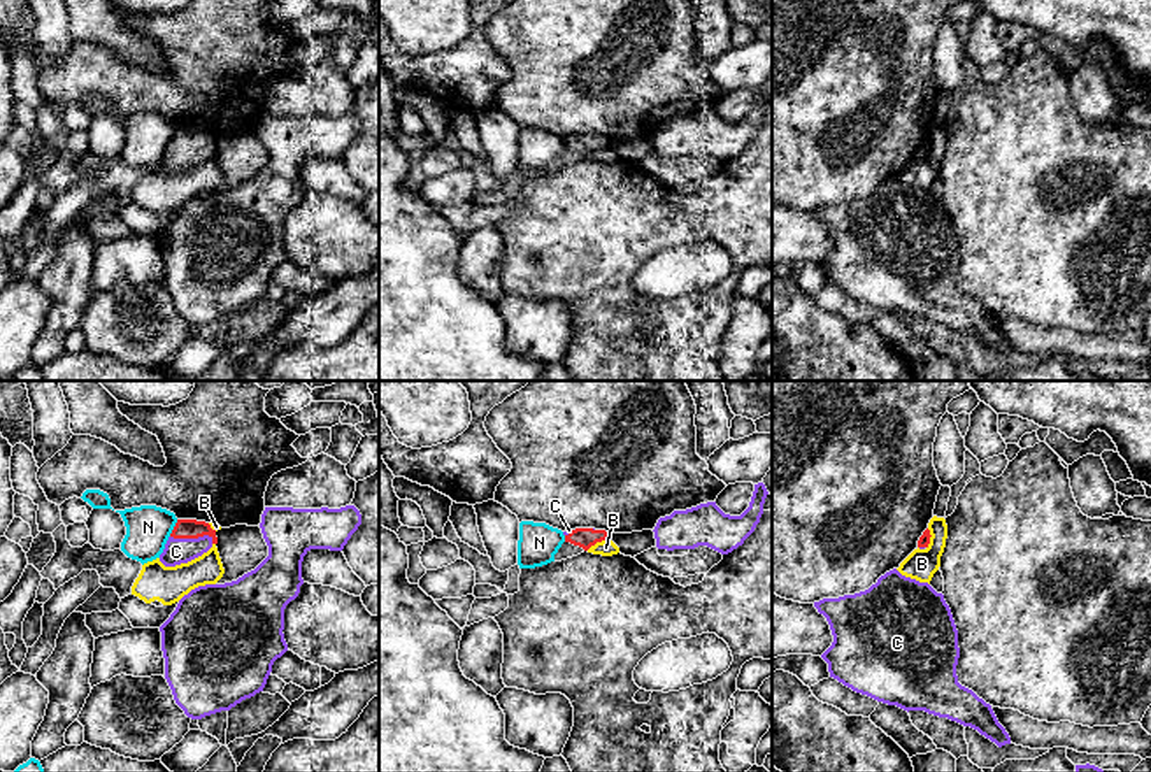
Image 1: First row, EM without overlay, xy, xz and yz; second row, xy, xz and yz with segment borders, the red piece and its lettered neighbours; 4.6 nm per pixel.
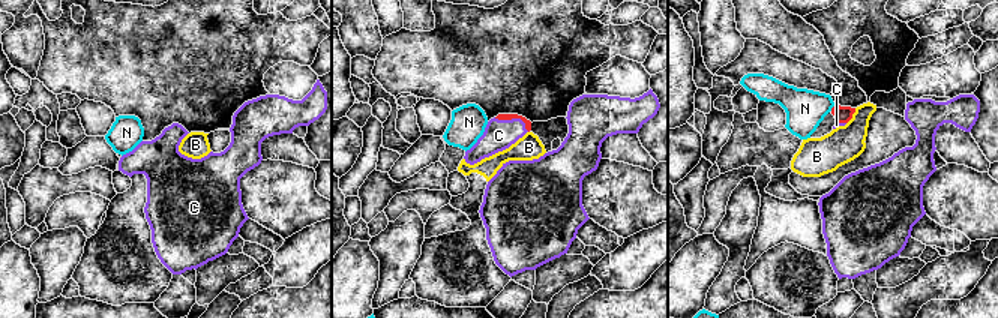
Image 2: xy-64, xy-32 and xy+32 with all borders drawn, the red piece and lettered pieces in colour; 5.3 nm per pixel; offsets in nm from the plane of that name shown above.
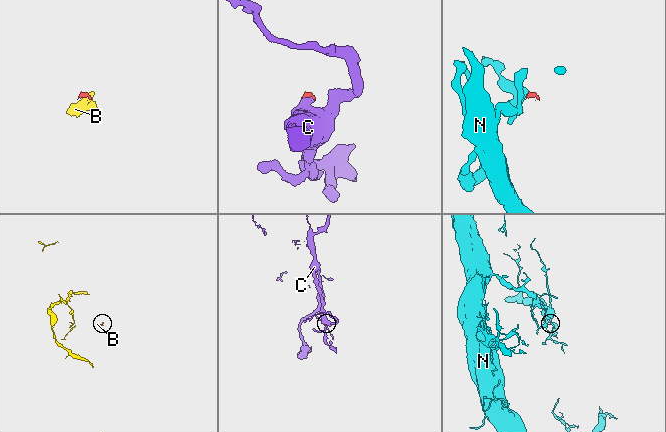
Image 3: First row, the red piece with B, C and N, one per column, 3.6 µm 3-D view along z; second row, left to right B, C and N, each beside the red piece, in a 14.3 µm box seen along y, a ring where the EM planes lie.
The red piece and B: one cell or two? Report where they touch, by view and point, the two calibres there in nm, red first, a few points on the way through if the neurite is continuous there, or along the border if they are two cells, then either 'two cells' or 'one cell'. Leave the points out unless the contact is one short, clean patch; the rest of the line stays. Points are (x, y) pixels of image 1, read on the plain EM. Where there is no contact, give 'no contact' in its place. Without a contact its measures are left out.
meets red in xz at (597, 148); 100 nm thick on the red side, 80 nm on the other; border along xz (607, 144), (586, 157); two cells

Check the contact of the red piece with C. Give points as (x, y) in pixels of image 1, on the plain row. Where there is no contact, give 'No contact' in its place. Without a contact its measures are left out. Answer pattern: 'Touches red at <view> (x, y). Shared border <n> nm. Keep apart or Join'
Touches red at xy (193, 144). Shared border 200 nm. Join

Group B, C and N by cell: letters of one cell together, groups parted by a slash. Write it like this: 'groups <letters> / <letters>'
groups B / C / N

